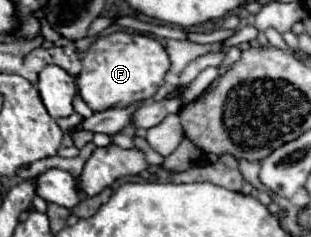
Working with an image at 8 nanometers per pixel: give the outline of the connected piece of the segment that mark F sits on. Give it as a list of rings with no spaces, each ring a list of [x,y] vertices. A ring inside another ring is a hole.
[[[113,32],[91,44],[83,56],[83,70],[77,76],[79,96],[93,112],[107,108],[125,108],[141,100],[149,100],[163,86],[169,70],[169,56],[163,44],[139,32]]]

